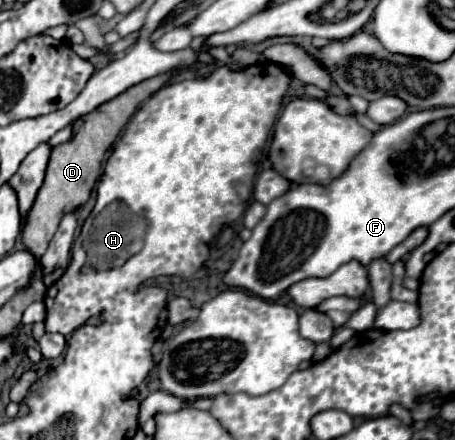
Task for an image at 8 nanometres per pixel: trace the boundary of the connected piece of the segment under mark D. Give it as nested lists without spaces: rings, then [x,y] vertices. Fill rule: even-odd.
[[[169,73],[165,75],[157,75],[153,79],[147,79],[139,85],[133,85],[131,89],[127,89],[125,93],[121,93],[119,97],[99,105],[95,111],[91,111],[89,115],[83,115],[81,119],[77,119],[75,127],[73,127],[73,137],[67,143],[61,143],[53,149],[51,159],[49,159],[49,167],[47,167],[47,175],[45,181],[37,193],[37,199],[33,203],[33,207],[29,209],[29,215],[25,217],[25,225],[21,231],[21,241],[25,245],[25,249],[39,261],[41,255],[45,253],[51,237],[55,235],[59,221],[65,213],[73,213],[77,211],[81,205],[87,203],[91,189],[95,185],[95,181],[101,175],[101,163],[103,157],[107,153],[107,149],[113,145],[113,141],[117,139],[119,131],[125,127],[125,123],[131,119],[131,115],[135,113],[135,109],[147,99],[151,97],[159,87],[165,85],[165,81],[171,79]]]

